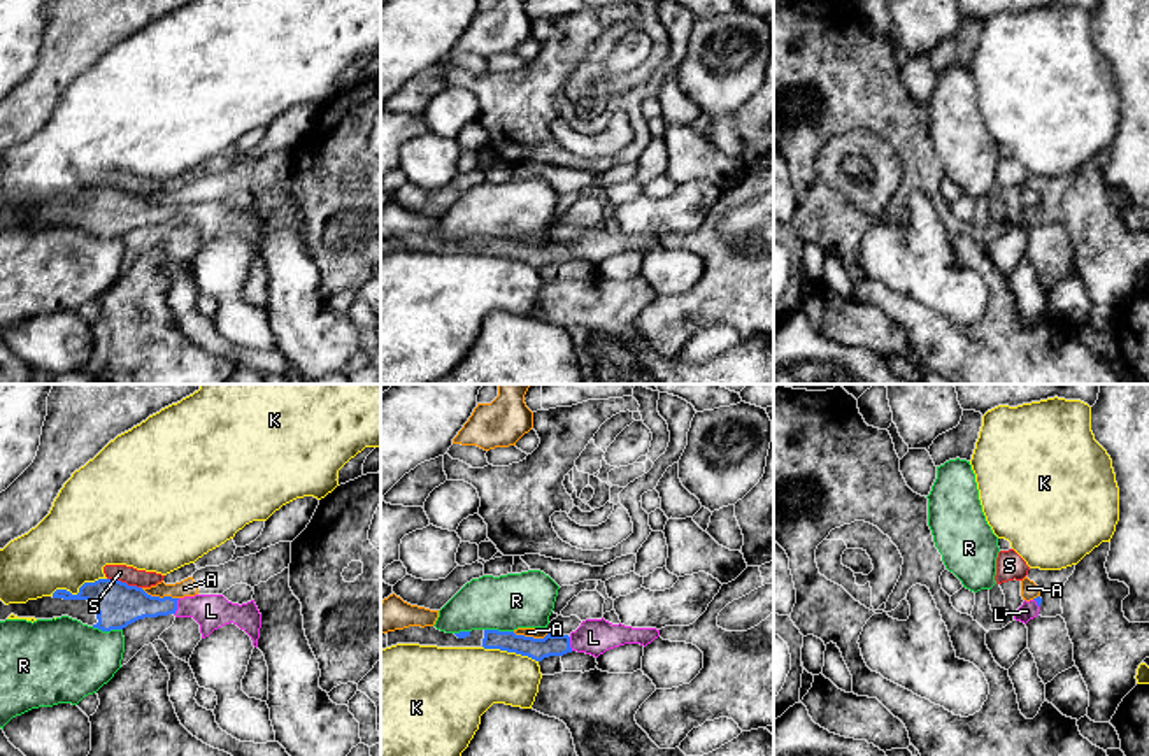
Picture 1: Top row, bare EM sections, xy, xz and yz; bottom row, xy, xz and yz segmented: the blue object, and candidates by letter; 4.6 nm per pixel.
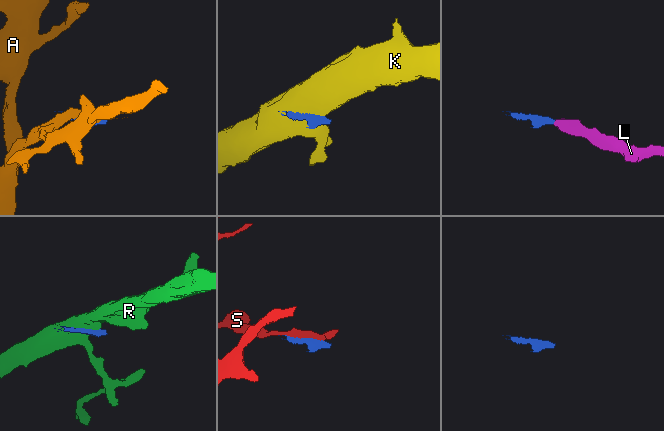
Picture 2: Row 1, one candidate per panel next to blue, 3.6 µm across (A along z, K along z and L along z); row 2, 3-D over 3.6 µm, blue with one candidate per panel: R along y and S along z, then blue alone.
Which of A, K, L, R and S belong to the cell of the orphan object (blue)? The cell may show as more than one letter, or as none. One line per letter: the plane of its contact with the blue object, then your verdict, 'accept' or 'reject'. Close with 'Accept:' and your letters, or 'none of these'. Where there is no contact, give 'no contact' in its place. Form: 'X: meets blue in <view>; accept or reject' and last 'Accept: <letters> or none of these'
A: meets blue in xy; reject
K: meets blue in xy; reject
L: meets blue in xy; accept
R: meets blue in xy; reject
S: meets blue in xy; reject
Accept: L

